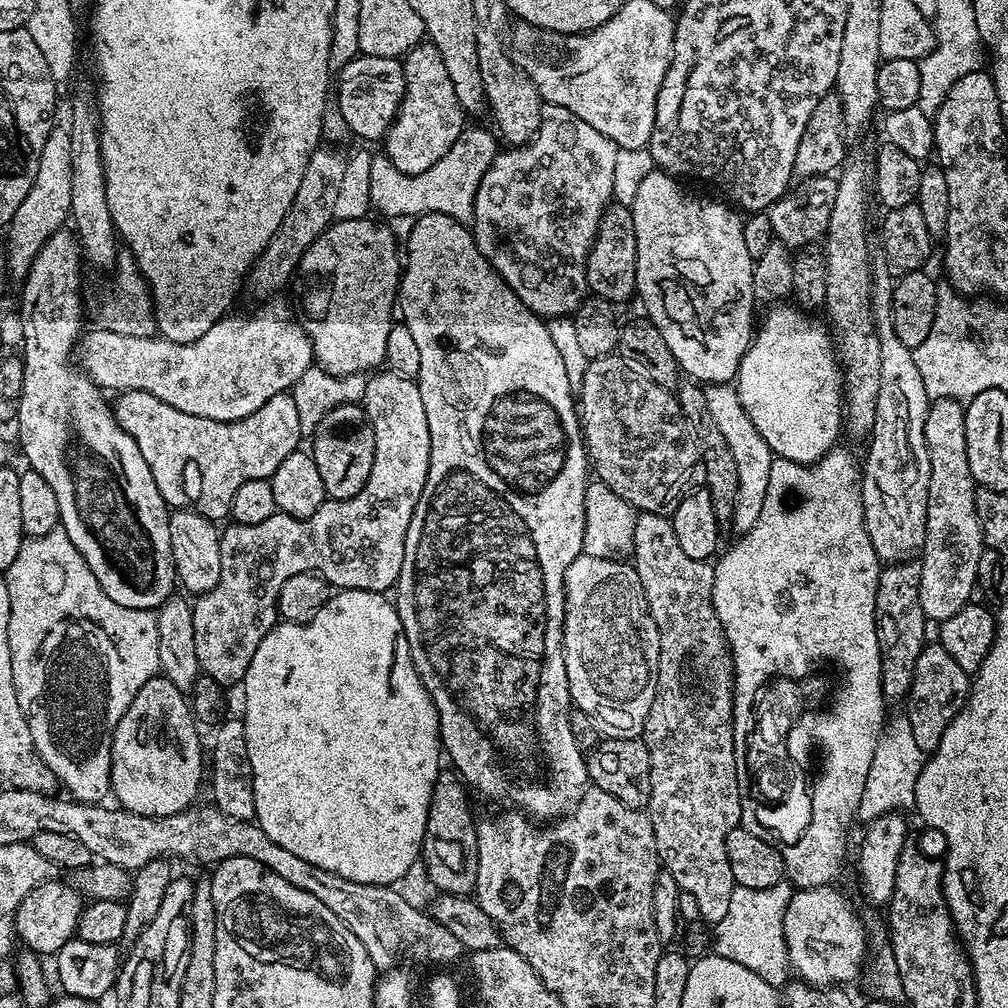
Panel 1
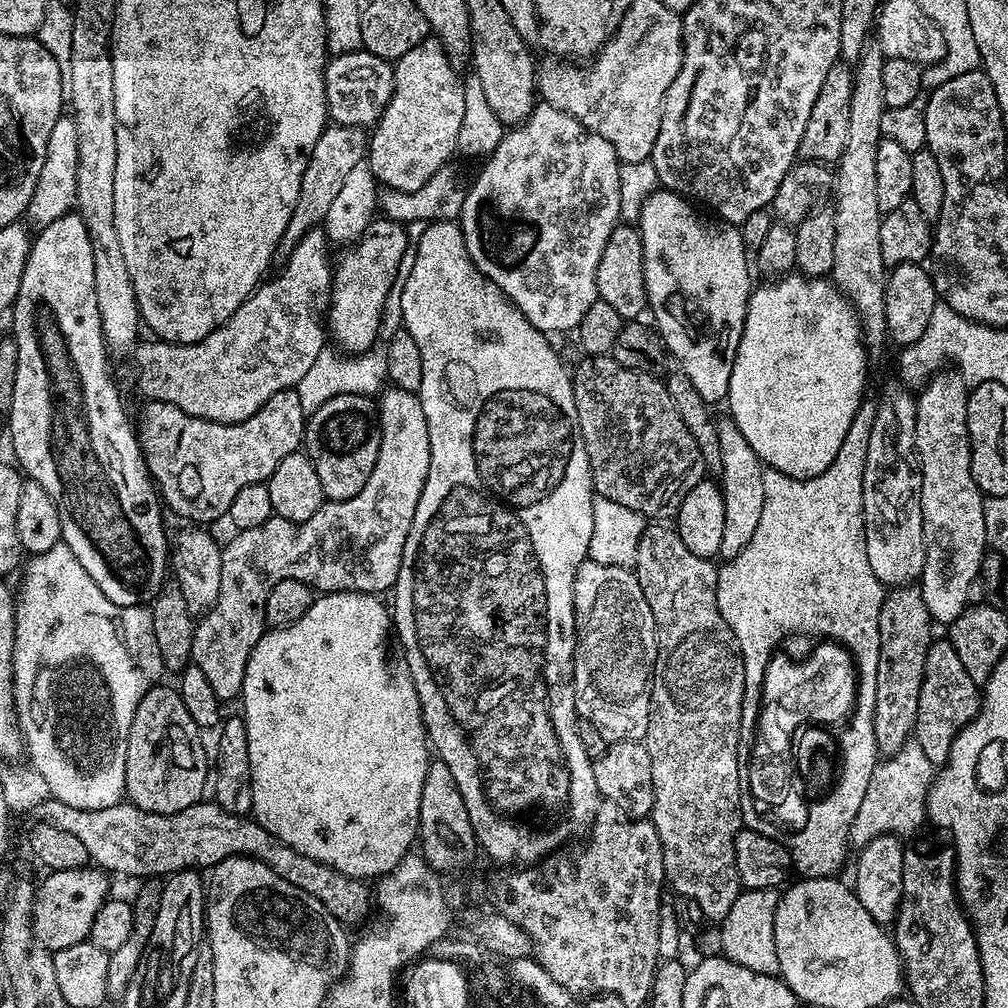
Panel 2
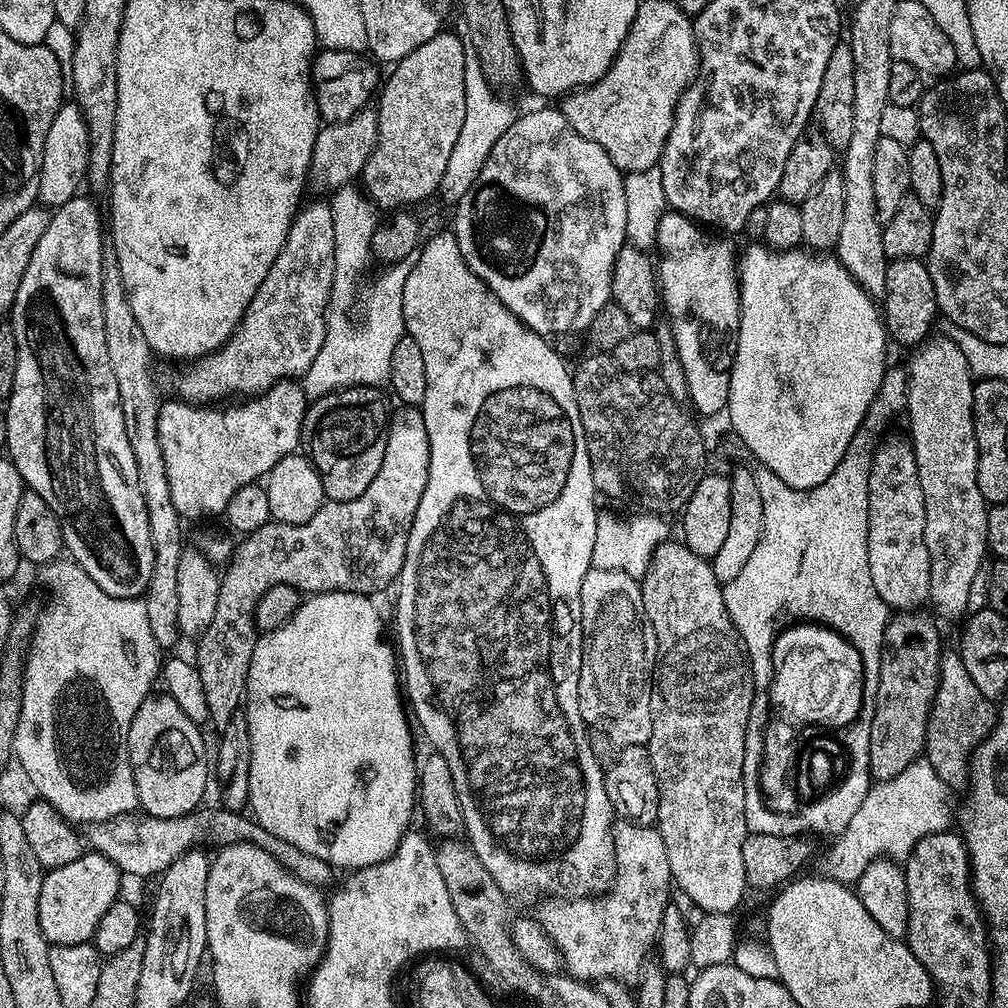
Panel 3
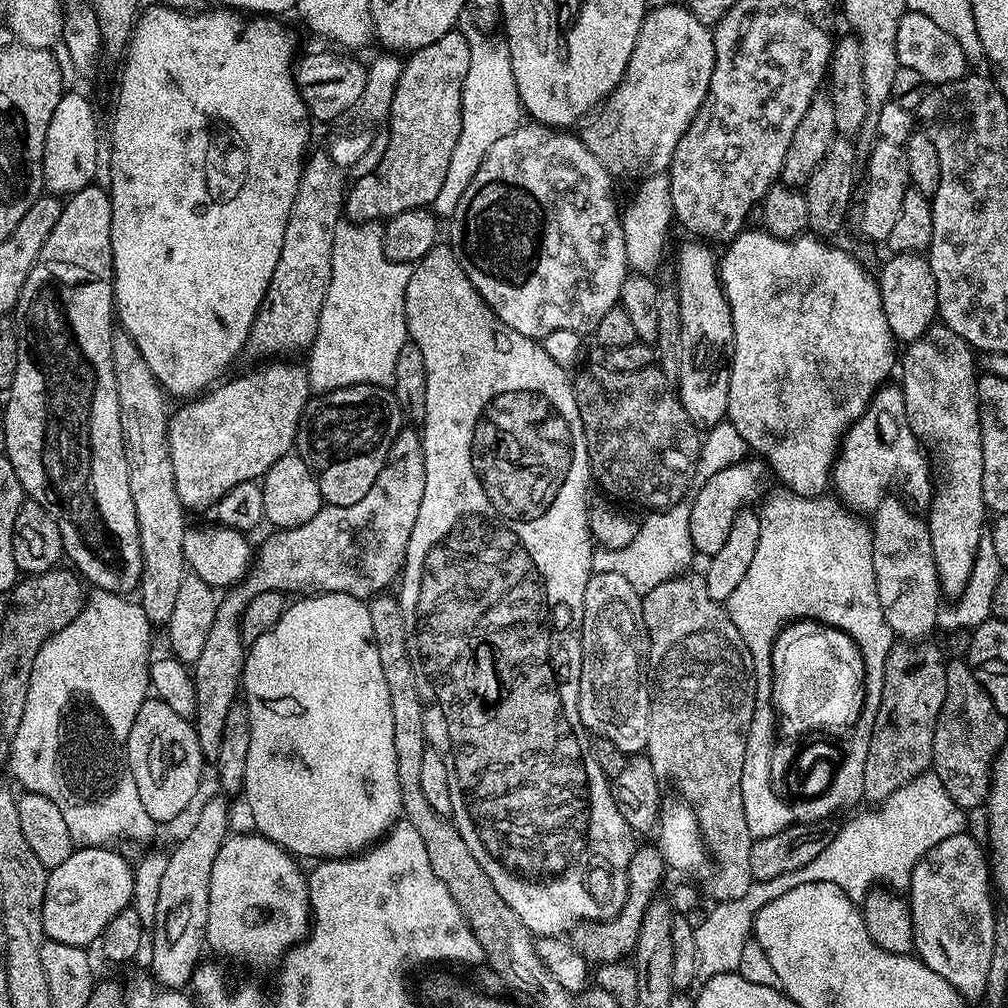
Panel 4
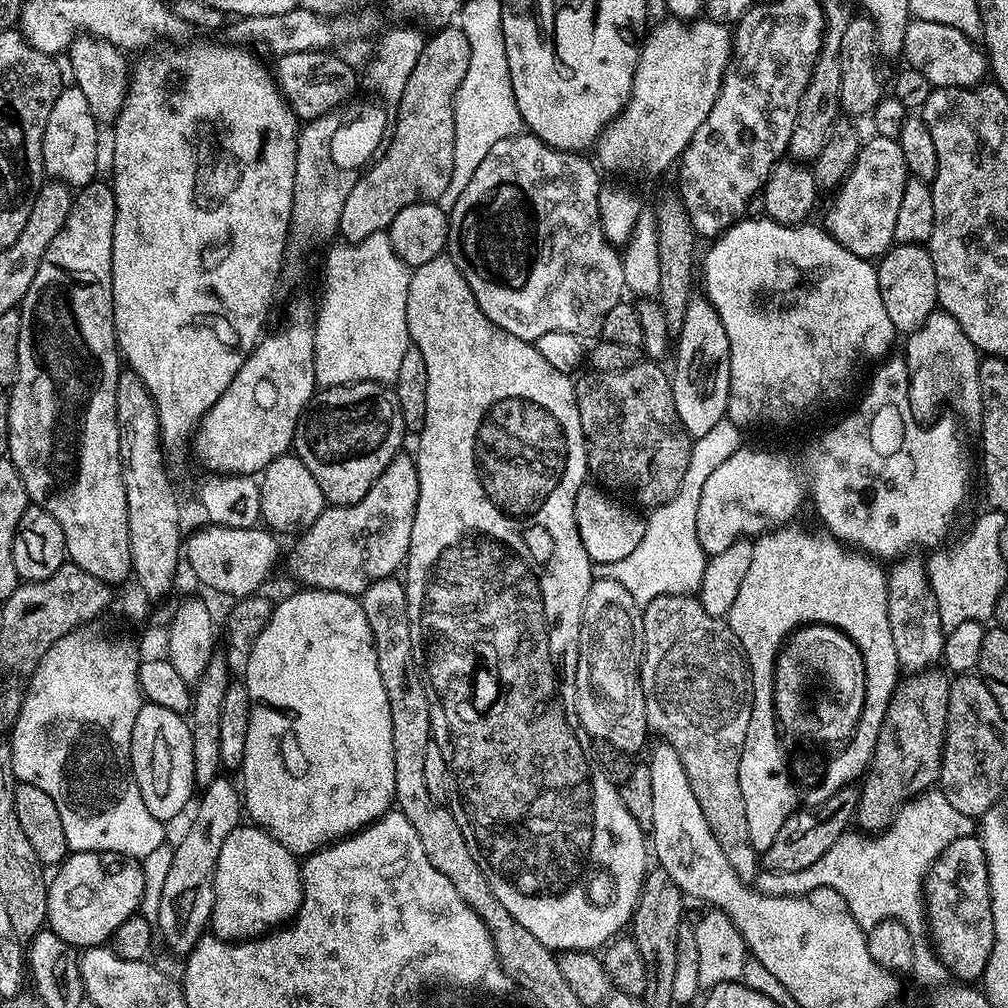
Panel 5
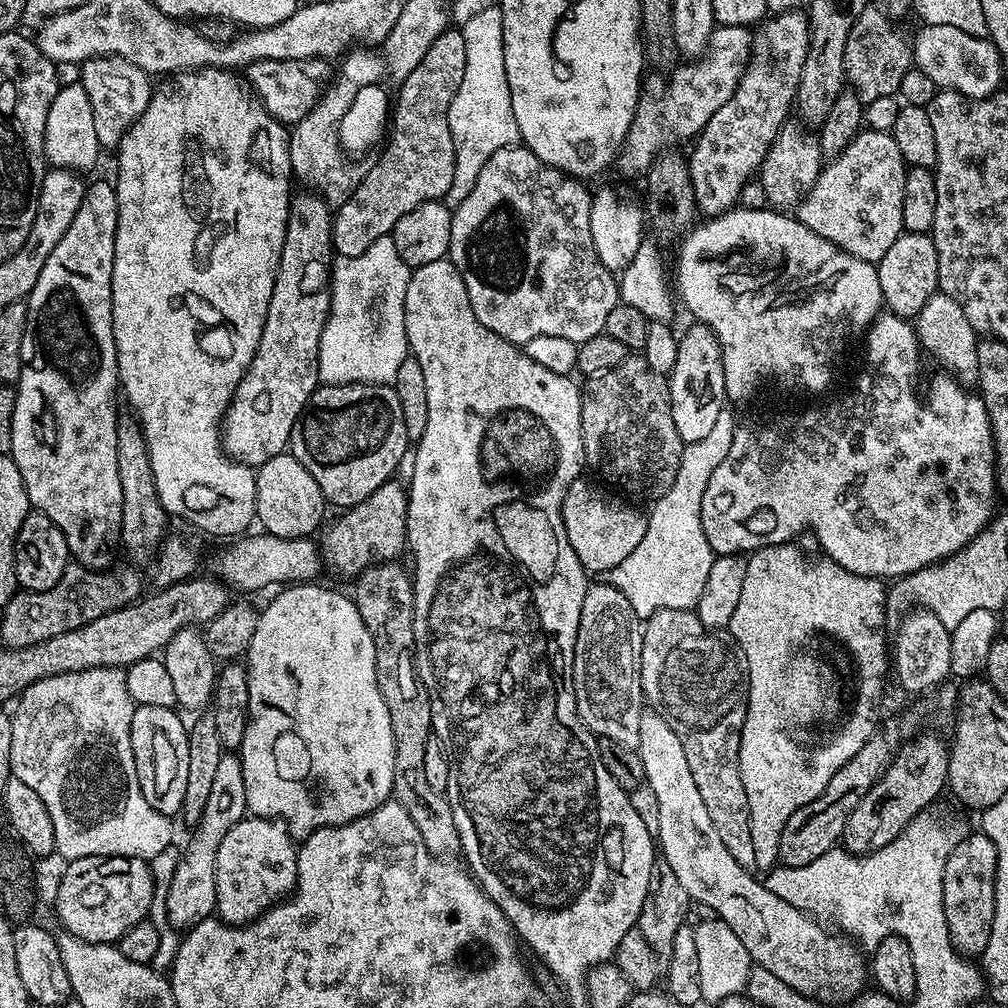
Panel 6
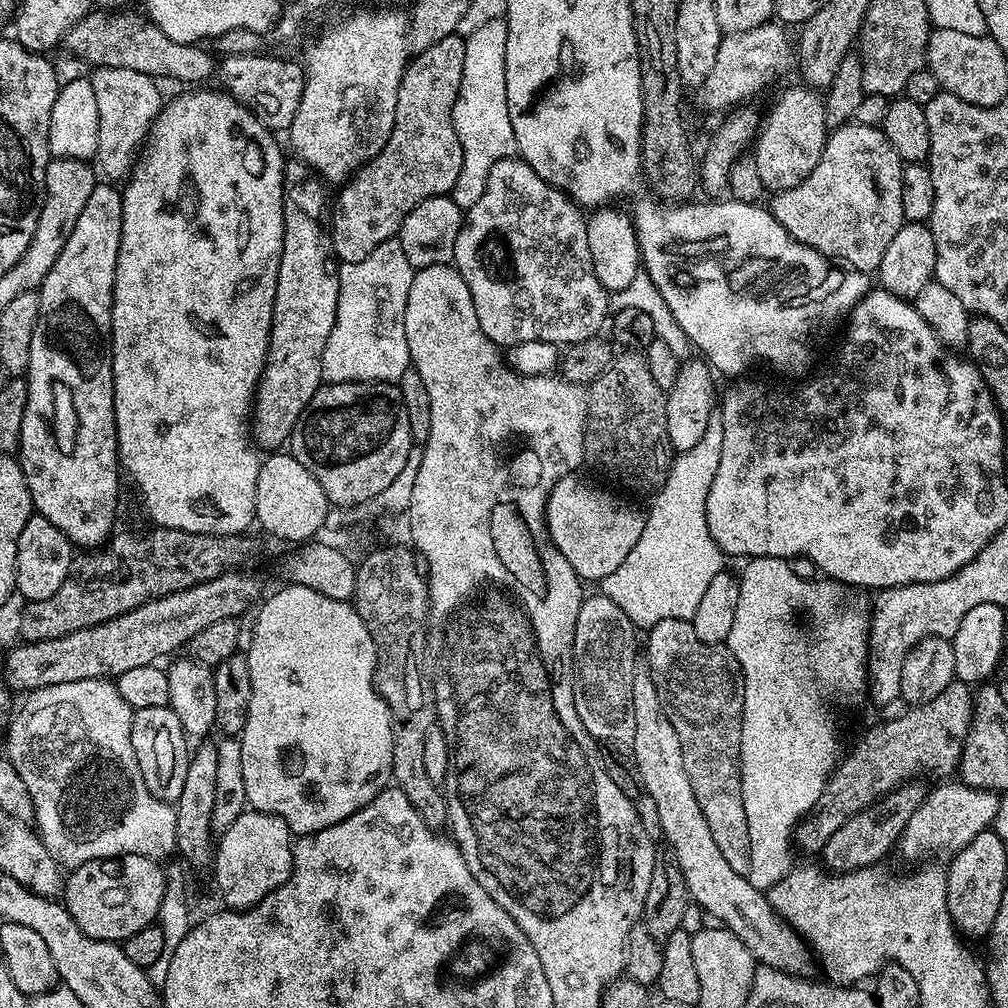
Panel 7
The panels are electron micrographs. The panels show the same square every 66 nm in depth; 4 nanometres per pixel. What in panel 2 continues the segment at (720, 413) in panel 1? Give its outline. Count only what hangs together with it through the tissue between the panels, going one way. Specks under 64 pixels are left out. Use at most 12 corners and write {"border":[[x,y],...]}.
{"border":[[721,419],[718,483],[726,506],[719,559],[733,560],[762,518],[765,465]]}

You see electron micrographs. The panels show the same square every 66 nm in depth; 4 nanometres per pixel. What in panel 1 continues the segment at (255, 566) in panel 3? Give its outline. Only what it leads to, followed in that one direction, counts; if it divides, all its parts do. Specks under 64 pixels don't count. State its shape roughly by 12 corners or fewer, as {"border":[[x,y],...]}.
{"border":[[368,376],[362,491],[221,531],[200,671],[243,681],[286,578],[387,593],[430,470],[416,380]]}

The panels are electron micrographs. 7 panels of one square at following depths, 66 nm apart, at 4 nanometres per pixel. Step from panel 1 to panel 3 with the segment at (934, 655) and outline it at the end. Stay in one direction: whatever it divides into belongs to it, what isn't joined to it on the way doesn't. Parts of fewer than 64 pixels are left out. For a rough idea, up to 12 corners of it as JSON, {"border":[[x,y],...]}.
{"border":[[941,651],[923,755],[950,790],[998,712]]}

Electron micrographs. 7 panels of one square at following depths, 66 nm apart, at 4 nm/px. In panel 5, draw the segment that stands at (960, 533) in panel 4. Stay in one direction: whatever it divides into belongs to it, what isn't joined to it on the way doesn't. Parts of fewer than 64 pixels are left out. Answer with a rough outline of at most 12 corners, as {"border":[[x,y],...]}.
{"border":[[949,312],[907,333],[910,406],[982,418],[982,356]]}

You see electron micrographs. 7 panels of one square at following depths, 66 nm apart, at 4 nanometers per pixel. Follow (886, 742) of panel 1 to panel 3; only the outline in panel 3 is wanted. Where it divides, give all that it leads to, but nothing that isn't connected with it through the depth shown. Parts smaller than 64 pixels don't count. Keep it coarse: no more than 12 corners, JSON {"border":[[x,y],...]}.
{"border":[[927,758],[871,785],[831,843],[829,879],[902,862],[954,820]]}

